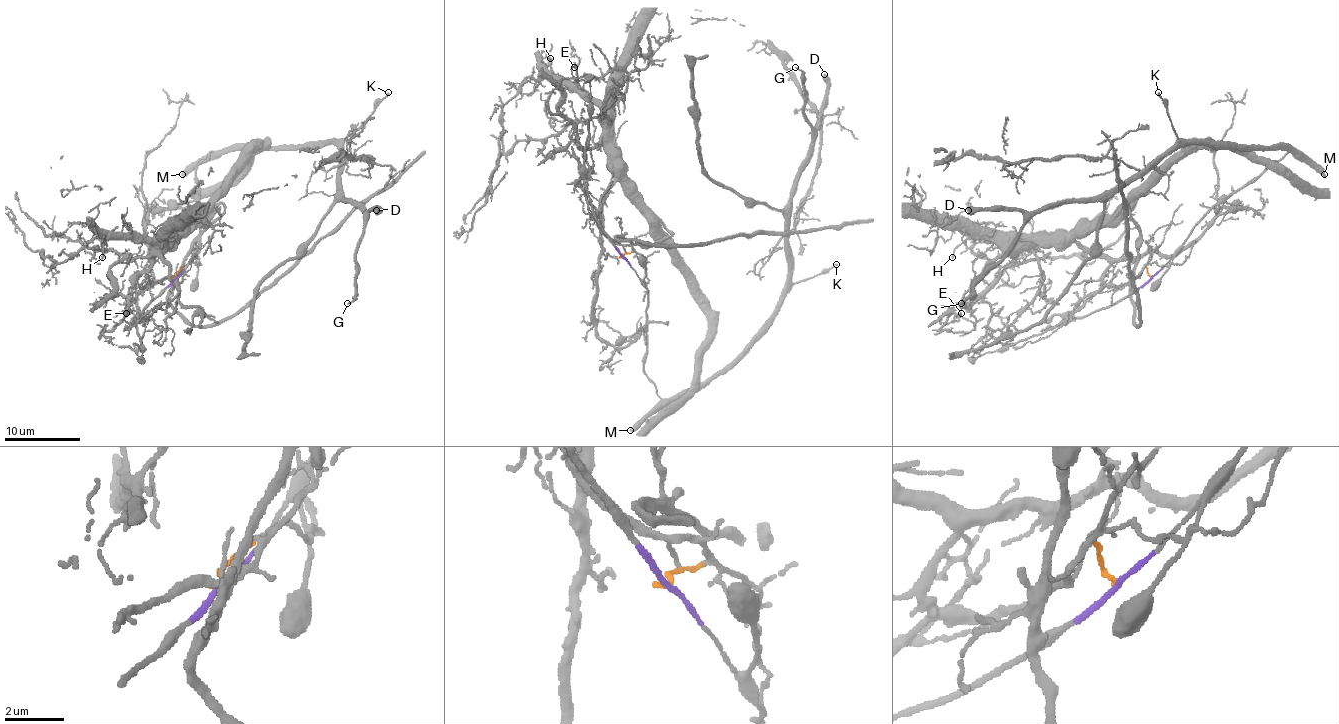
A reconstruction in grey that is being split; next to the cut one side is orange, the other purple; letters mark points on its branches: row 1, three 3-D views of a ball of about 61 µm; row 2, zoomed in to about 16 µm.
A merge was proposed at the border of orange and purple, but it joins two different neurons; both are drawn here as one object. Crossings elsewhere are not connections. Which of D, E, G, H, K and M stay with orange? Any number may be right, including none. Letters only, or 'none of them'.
E, H

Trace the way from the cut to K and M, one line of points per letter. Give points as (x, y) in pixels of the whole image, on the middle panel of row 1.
K: (623, 257), (648, 291), (644, 374), (661, 398), (689, 394), (714, 379), (797, 281), (825, 274), (836, 264)
M: (623, 257), (648, 291), (644, 374), (659, 398), (629, 430)

